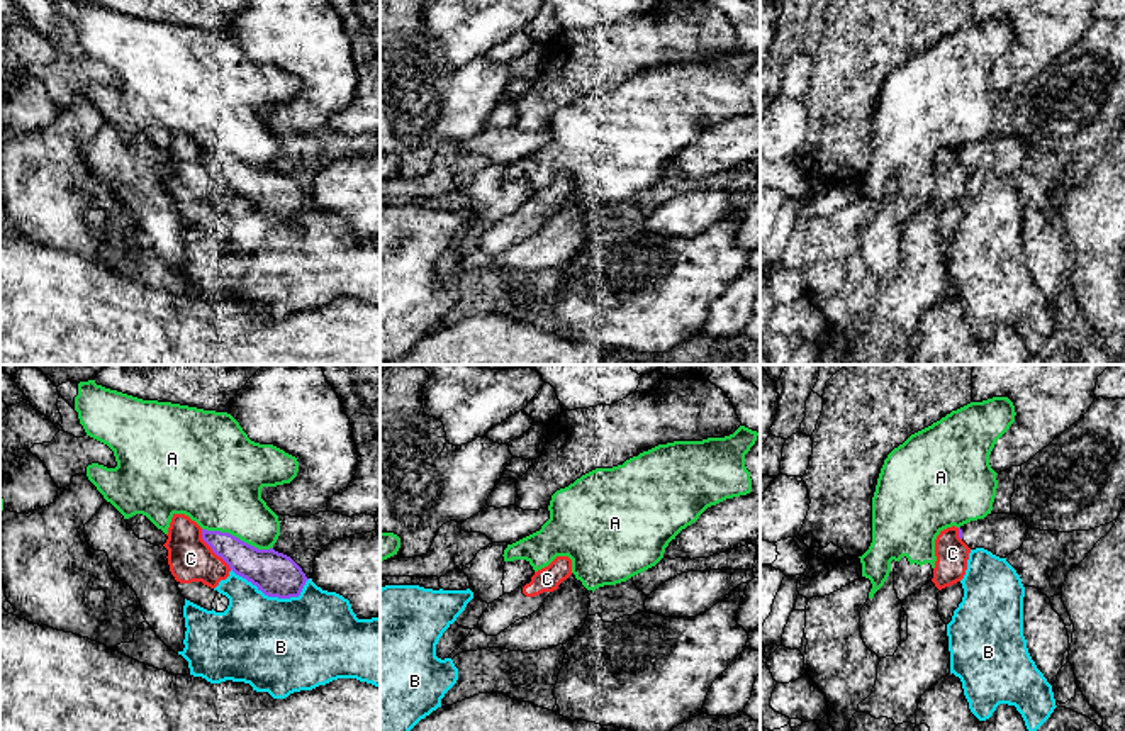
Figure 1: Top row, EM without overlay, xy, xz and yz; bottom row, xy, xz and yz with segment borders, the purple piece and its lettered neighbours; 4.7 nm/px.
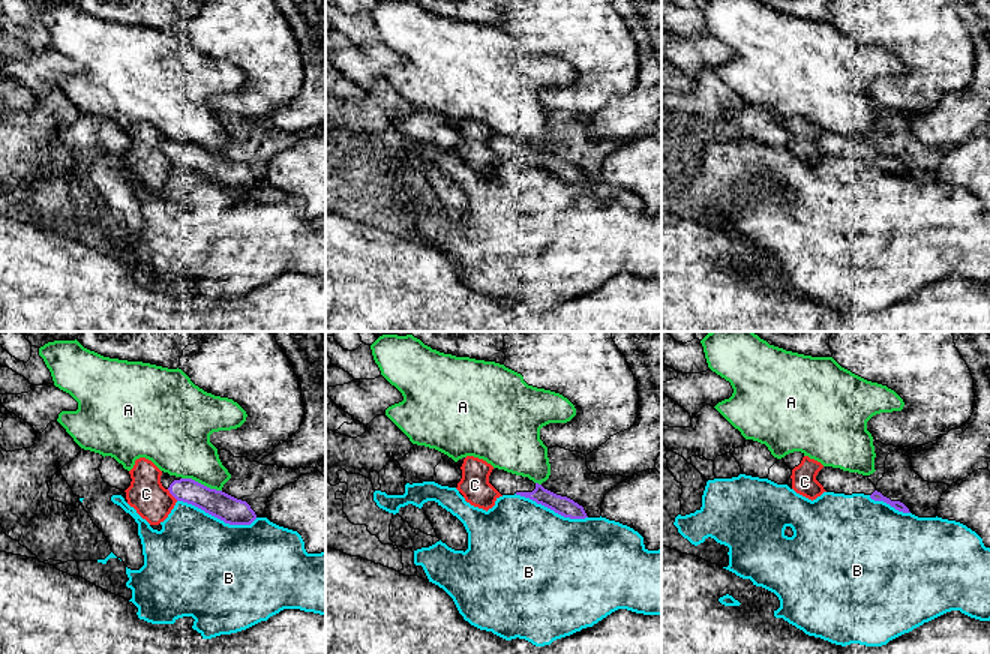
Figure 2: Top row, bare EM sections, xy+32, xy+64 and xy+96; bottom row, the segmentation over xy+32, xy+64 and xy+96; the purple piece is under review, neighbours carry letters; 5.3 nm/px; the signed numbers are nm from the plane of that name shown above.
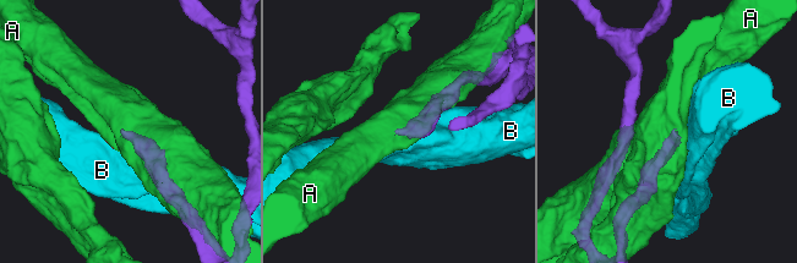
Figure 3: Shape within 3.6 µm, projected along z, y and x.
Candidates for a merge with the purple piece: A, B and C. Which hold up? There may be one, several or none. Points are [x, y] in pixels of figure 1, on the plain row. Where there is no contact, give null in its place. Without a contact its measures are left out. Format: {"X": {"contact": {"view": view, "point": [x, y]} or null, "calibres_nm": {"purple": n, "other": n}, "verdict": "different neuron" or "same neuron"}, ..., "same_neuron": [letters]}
{"A": {"contact": {"view": "xy", "point": [238, 158]}, "calibres_nm": {"purple": 200, "other": 380}, "verdict": "different neuron"}, "B": {"contact": {"view": "xy", "point": [274, 216]}, "calibres_nm": {"purple": 200, "other": 460}, "verdict": "different neuron"}, "C": {"contact": {"view": "xy", "point": [212, 170]}, "calibres_nm": {"purple": 180, "other": 220}, "verdict": "different neuron"}, "same_neuron": []}

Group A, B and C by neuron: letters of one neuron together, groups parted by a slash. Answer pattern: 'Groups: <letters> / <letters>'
Groups: A / B / C

